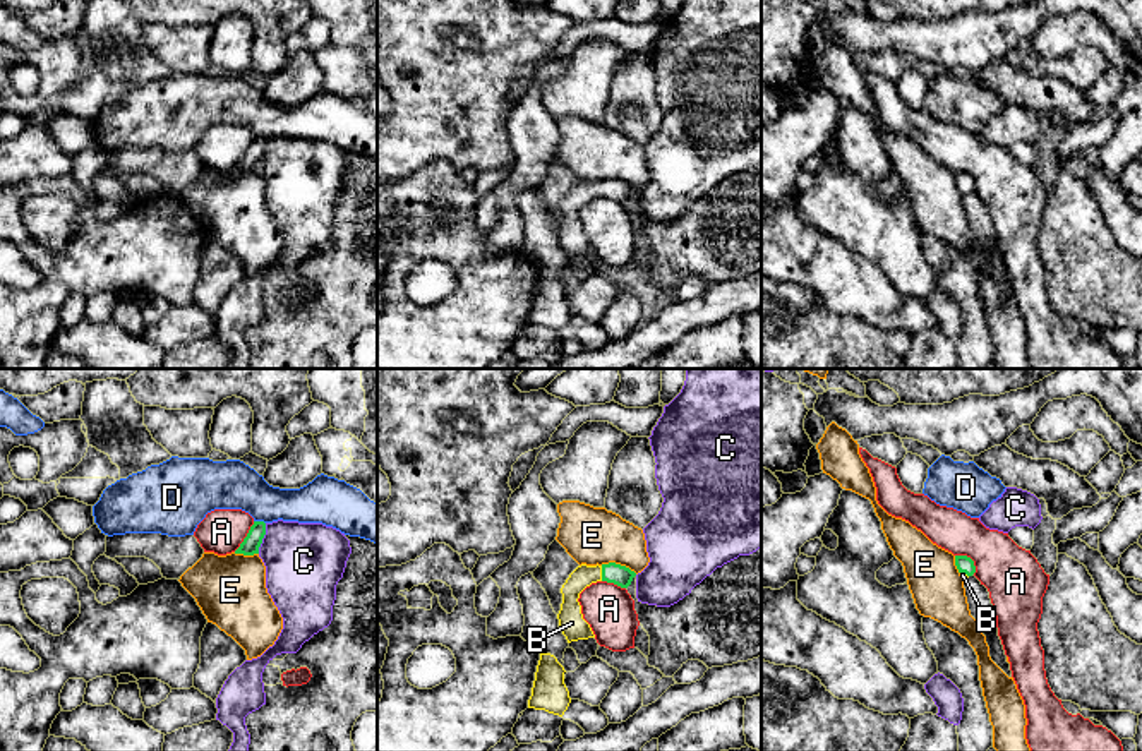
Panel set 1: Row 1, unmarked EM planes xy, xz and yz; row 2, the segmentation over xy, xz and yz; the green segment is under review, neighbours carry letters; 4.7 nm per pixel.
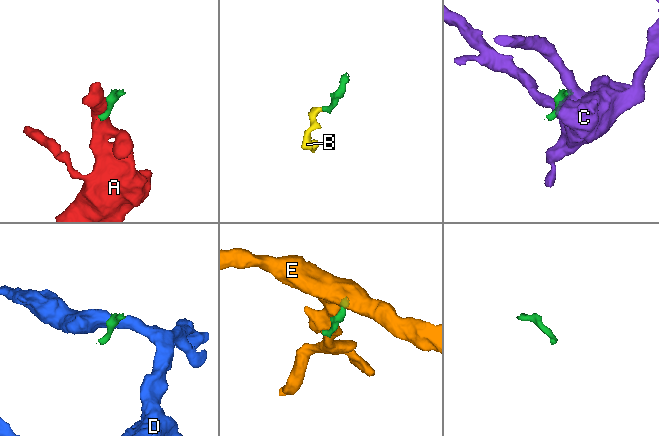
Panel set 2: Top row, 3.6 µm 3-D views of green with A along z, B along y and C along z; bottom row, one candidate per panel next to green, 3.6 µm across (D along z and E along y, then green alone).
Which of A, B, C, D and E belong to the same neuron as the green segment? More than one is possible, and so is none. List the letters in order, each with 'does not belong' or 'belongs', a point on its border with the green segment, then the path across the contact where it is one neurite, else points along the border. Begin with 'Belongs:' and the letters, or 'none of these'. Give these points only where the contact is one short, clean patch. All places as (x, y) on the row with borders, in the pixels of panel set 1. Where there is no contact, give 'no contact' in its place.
Belongs: B
A: does not belong | yz (969, 558) | along yz (955, 554), (966, 554), (976, 571)
B: belongs | xz (602, 573) | across xz (614, 573), (602, 573), (571, 592), (570, 614)
C: does not belong | xy (263, 537)
D: does not belong | xy (259, 522) | along xy (254, 520), (264, 523)
E: does not belong | xz (619, 564)

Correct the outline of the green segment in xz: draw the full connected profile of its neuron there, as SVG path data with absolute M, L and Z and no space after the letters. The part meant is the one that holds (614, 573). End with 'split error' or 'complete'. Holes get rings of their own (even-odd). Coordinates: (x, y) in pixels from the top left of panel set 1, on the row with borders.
M616 562L602 566L578 566L561 588L562 604L557 619L568 643L595 638L590 624L583 619L581 605L578 602L580 593L597 581L607 581L621 588L628 588L634 576L634 571Z | split error

